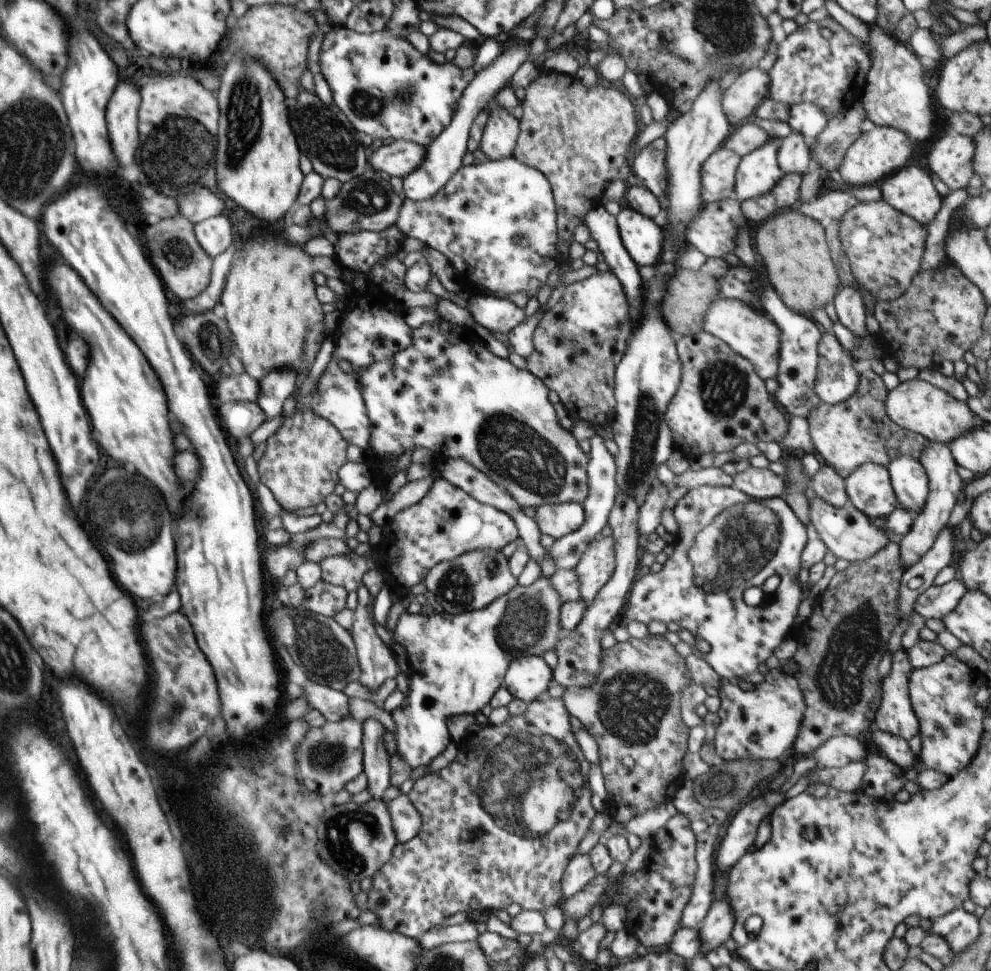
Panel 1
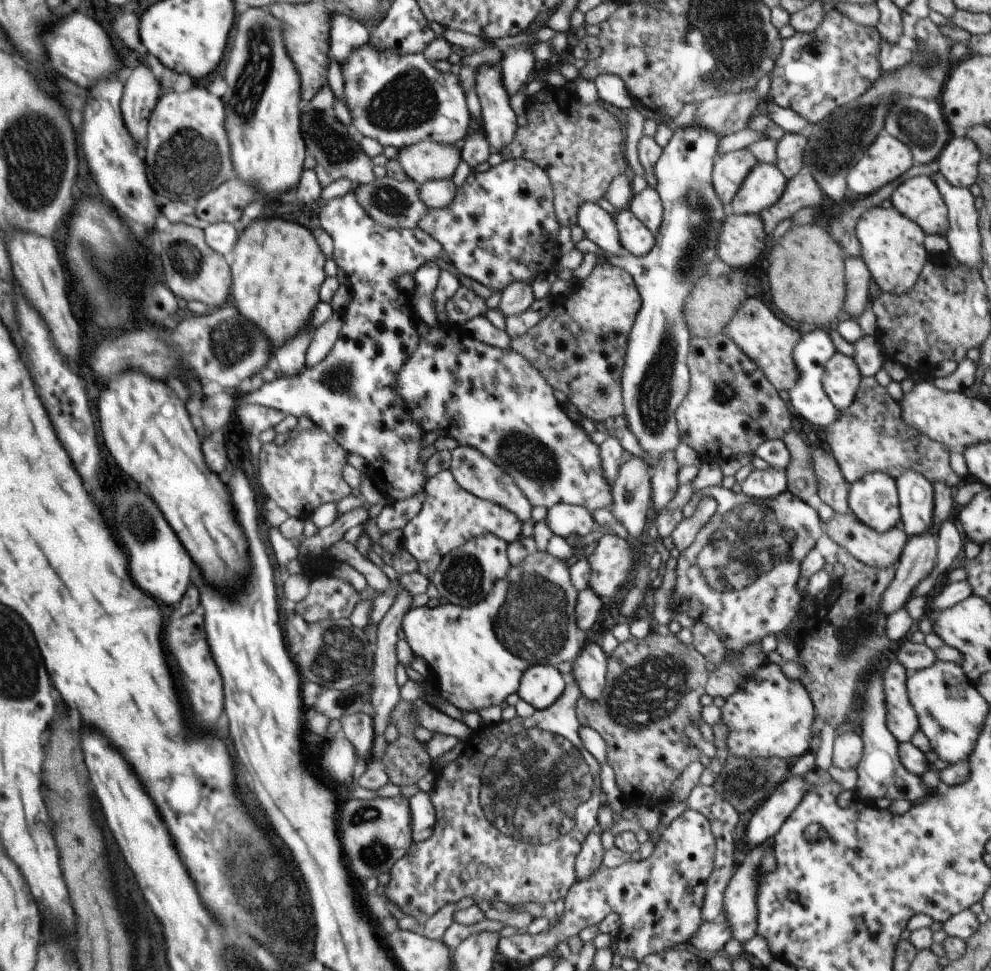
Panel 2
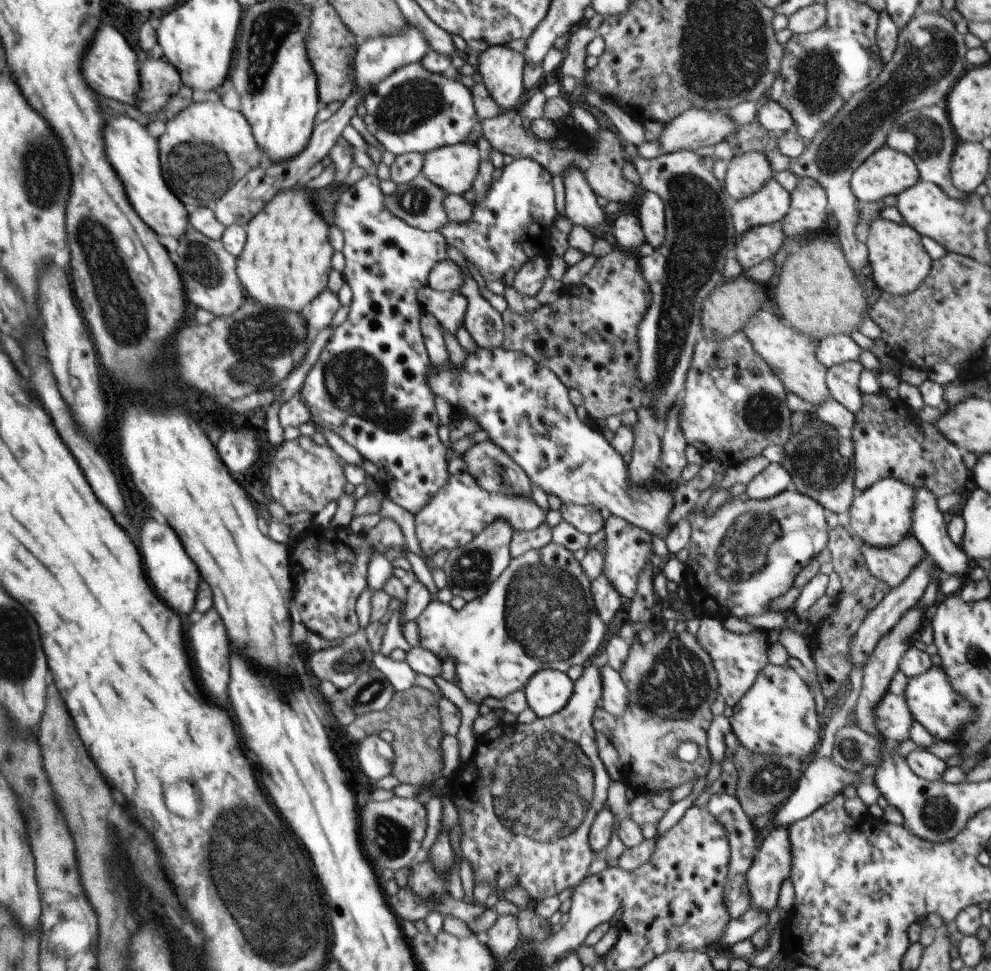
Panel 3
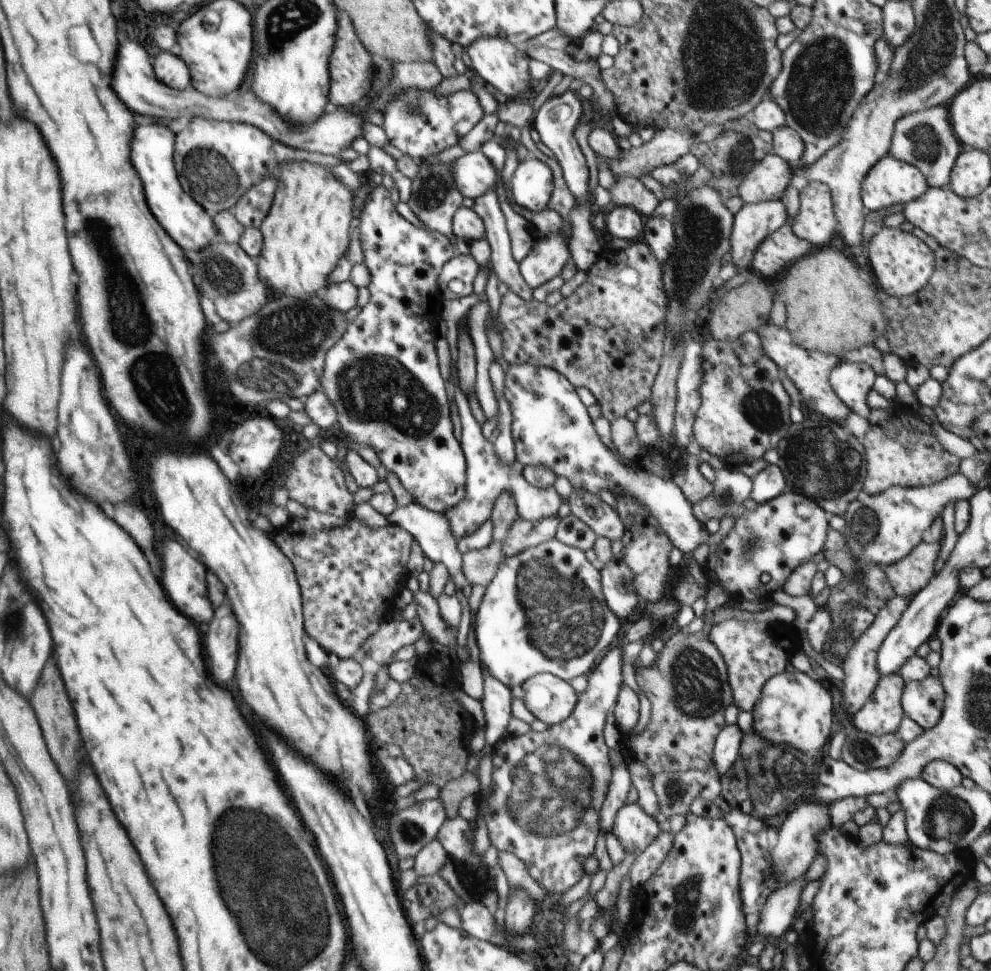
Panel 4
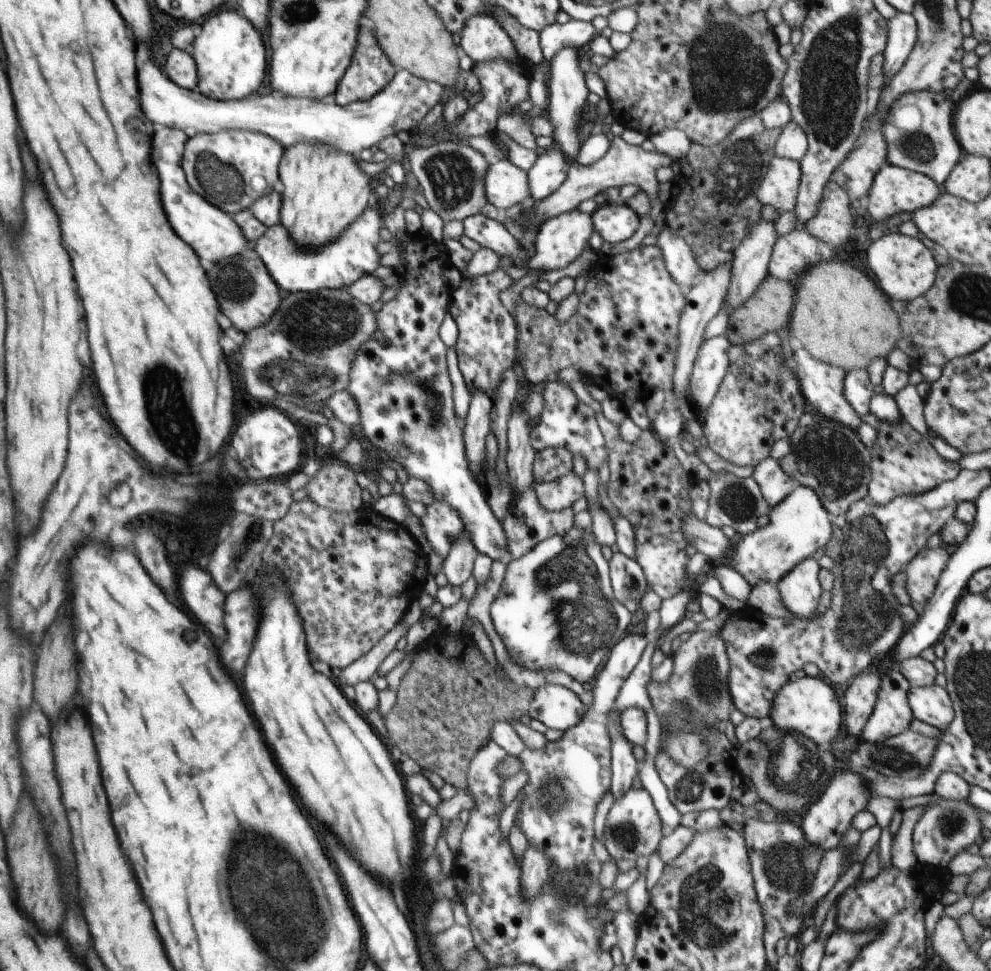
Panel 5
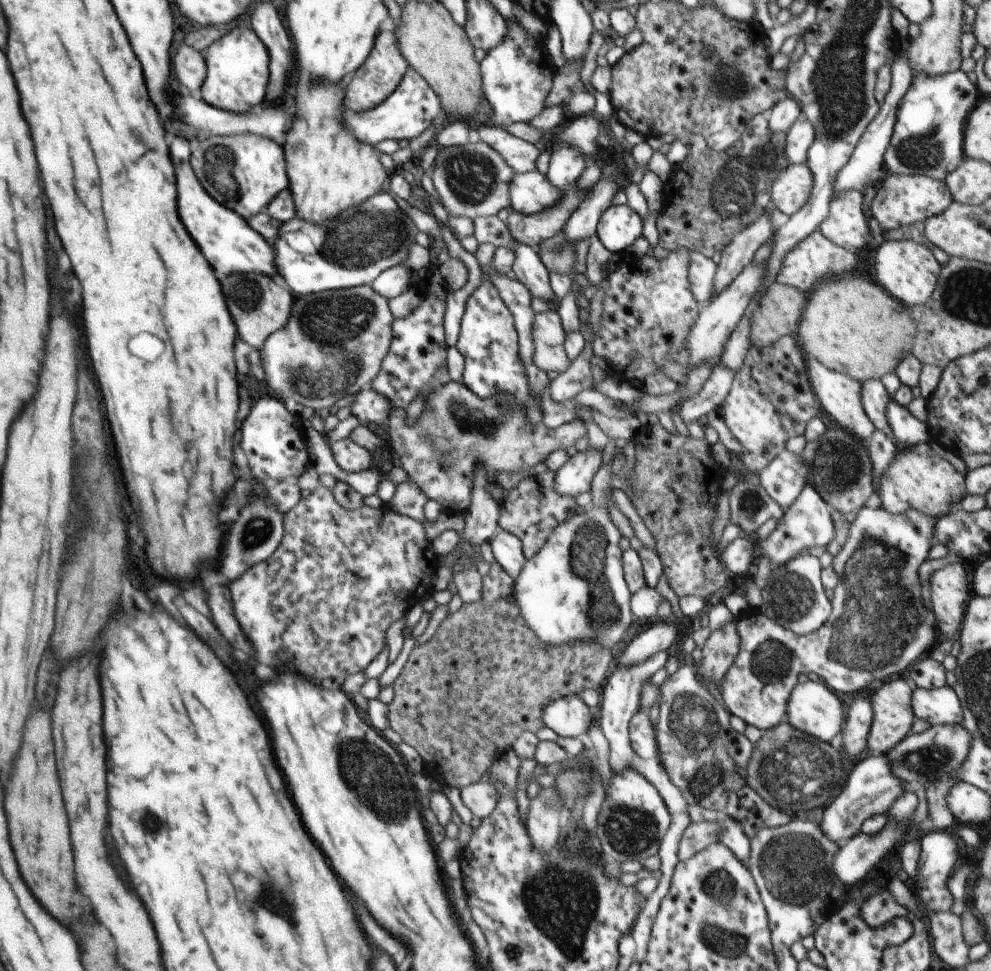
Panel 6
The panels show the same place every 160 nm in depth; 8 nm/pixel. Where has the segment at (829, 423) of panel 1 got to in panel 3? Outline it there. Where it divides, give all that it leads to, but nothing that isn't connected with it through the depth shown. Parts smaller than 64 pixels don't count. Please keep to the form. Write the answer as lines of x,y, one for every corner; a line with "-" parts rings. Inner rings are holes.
883,391
863,394
862,400
855,427
849,432
855,446
856,490
866,490
890,476
916,489
927,488
938,499
969,484
970,472
962,461
962,451
935,424
922,421
902,400
890,399

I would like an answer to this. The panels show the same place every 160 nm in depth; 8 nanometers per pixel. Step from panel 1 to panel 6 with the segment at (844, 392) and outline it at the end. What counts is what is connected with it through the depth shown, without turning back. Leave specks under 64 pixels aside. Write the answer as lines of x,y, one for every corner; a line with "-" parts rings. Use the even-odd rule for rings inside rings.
868,379
862,382
862,404
866,414
876,429
893,438
893,430
887,421
886,409
892,400
880,379

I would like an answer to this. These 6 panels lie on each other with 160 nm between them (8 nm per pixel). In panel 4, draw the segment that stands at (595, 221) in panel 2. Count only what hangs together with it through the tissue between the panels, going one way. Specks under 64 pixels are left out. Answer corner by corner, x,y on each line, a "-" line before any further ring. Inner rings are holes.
567,90
560,95
552,95
540,107
532,126
541,136
541,141
554,153
555,159
562,167
568,188
577,198
578,203
590,202
592,196
588,186
589,168
575,137
575,130
582,119
582,104
576,91

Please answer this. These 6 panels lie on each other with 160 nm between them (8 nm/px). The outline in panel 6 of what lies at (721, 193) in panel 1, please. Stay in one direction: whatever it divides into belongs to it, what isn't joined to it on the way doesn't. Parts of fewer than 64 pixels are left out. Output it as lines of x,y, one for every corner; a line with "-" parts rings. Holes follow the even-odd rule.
806,162
789,164
771,186
771,204
791,217
808,202
812,189
813,172

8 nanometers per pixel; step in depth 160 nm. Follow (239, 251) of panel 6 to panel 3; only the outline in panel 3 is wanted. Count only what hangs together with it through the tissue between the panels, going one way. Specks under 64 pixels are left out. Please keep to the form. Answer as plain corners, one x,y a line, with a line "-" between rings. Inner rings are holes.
118,116
108,122
108,126
104,128
104,140
106,140
106,156
112,162
118,176
122,178
130,204
134,206
138,216
160,236
172,236
176,240
182,238
190,228
188,214
191,208
184,208
184,204
170,192
162,176
162,166
158,158
160,154
158,140
150,138
148,130
142,124
126,116

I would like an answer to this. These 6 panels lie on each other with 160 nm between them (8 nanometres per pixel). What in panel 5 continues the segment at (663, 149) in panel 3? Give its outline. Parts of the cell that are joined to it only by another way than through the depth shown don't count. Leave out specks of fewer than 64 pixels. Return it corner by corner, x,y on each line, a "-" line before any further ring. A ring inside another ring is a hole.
615,136
612,139
608,152
595,163
590,166
582,166
578,161
570,162
569,171
566,180
562,186
555,190
550,196
542,200
530,201
524,205
524,208
530,208
530,217
528,220
524,218
521,212
518,214
518,222
524,229
531,231
539,231
539,228
550,219
560,216
562,213
576,209
578,204
582,204
588,198
594,198
600,192
605,192
612,186
621,187
629,184
637,184
651,200
650,218
654,220
654,228
648,232
641,242
641,246
656,245
658,246
658,235
665,228
665,207
666,203
659,199
660,183
656,179
656,170
660,166
671,166
673,160
666,155
660,154
658,151
647,152
640,145
631,145
626,143
621,136

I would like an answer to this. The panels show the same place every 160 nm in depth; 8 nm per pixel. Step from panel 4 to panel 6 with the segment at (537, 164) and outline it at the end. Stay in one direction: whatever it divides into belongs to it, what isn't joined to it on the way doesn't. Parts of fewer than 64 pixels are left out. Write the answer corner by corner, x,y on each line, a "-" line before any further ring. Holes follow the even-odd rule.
572,145
553,151
549,170
546,174
549,183
562,191
572,188
586,168
585,154

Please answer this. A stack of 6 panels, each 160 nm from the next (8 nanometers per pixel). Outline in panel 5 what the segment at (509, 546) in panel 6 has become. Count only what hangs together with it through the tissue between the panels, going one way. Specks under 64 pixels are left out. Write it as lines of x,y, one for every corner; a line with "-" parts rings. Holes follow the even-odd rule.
421,231
420,234
412,234
409,236
410,241
403,241
401,243
405,246
405,253
402,255
403,263
396,269
396,273
402,281
402,288
398,296
395,299
390,300
382,306
381,310
375,314
377,316
378,330
375,335
368,339
365,343
361,344
359,351
357,352
357,359
353,362
352,370
350,371
349,377
351,378
350,384
346,390
352,393
352,396
356,399
364,434
366,438
379,449
386,451
390,458
398,460
398,462
406,470
410,477
418,477
419,479
425,480
426,484
432,489
435,500
444,501
448,503
454,510
459,512
461,519
463,520
464,530
469,532
474,546
478,549
479,553
490,556
494,561
510,562
512,560
511,554
507,545
507,536
504,532
502,523
497,519
497,516
492,512
490,505
486,500
486,493
483,489
483,484
477,482
473,474
468,468
467,458
465,455
465,444
463,441
463,429
461,422
458,421
455,415
455,408
453,403
453,386
449,377
449,370
447,367
447,350
449,349
440,338
439,328
444,320
444,317
448,314
449,304
452,299
452,291
449,286
445,283
443,277
443,270
446,266
444,260
442,260
442,252
440,252
440,246
434,242
434,239
425,231

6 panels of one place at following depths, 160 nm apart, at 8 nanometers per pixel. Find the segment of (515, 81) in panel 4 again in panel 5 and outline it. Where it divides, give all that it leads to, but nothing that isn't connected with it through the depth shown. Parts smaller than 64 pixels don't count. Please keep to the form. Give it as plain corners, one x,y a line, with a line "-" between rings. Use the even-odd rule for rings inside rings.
488,13
471,16
460,34
460,50
474,60
475,66
494,59
513,61
518,58
512,39

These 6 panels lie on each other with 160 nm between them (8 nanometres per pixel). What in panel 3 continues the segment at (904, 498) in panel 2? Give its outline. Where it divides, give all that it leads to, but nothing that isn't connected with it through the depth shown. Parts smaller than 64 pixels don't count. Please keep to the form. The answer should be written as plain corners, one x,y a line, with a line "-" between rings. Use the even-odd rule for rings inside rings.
927,488
916,489
915,501
913,502
913,521
911,524
912,536
918,539
922,544
928,557
935,566
944,570
946,574
956,577
967,577
968,557
966,553
949,537
947,531
948,516
944,516
938,506
936,506
937,498

